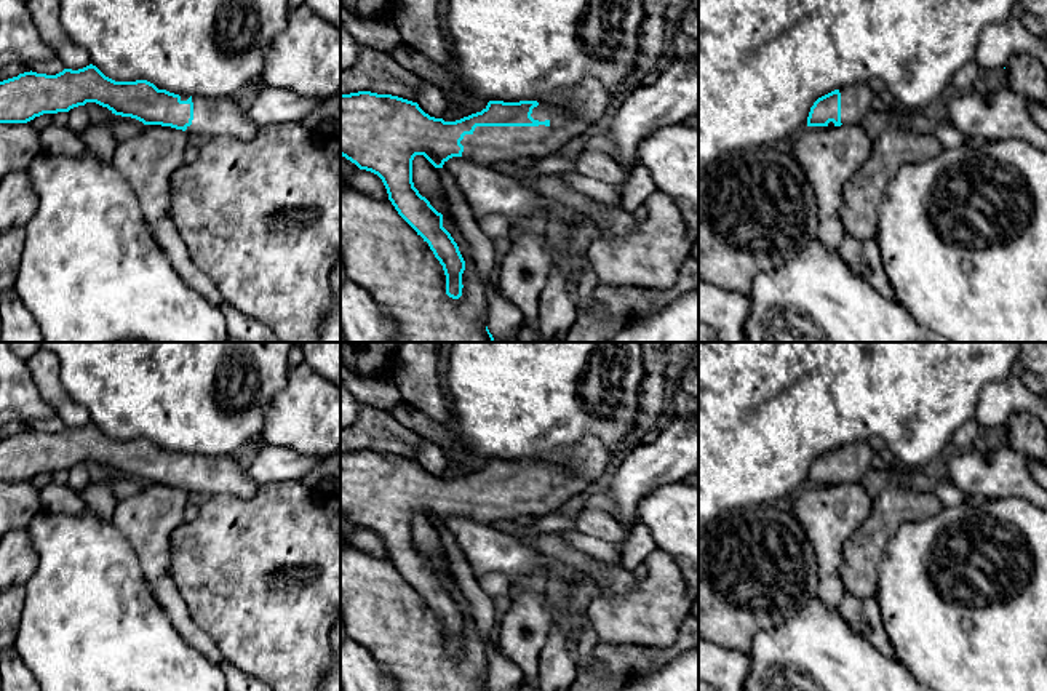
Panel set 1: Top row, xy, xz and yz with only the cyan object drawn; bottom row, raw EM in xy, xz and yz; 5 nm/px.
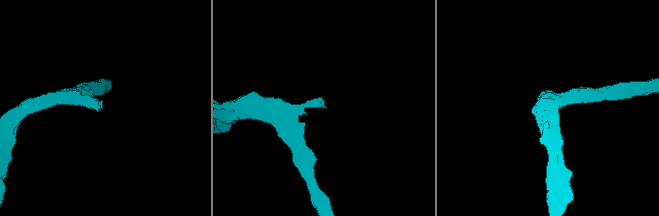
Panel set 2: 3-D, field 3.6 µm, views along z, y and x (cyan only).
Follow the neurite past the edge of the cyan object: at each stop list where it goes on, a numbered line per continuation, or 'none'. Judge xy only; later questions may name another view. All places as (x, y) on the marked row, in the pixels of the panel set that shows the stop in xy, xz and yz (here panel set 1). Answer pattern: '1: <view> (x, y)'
1: xy (213, 117)

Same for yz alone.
1: yz (857, 98)

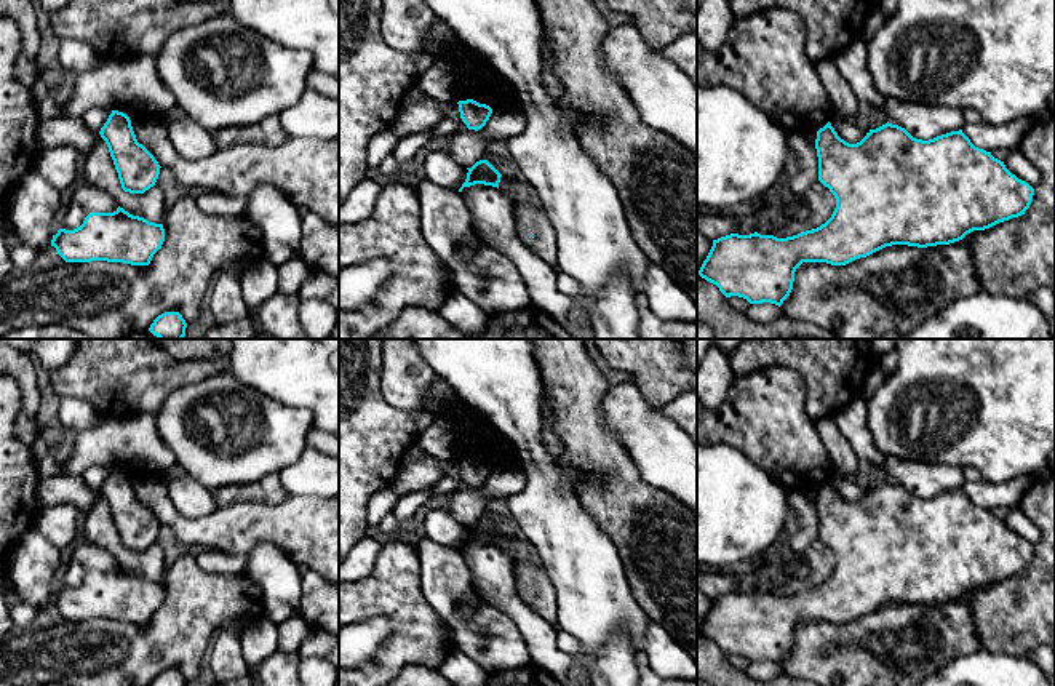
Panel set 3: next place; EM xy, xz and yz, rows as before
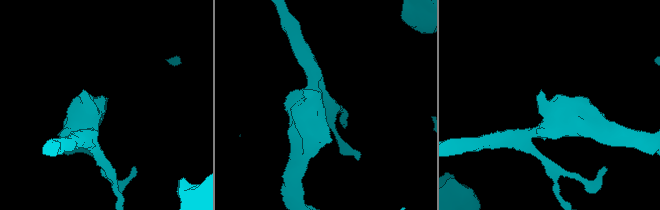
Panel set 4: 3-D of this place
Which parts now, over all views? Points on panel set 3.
none

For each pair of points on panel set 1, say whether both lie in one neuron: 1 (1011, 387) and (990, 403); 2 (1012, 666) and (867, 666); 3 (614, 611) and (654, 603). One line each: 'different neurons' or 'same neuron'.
1: same neuron
2: different neurons
3: same neuron

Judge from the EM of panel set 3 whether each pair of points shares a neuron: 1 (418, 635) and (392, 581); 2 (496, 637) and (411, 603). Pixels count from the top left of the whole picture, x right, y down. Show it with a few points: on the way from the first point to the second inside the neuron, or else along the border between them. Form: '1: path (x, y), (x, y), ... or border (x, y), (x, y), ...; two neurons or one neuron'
1: path (414, 622), (397, 594); one neuron
2: border (422, 578), (425, 602), (443, 621), (454, 645); two neurons

